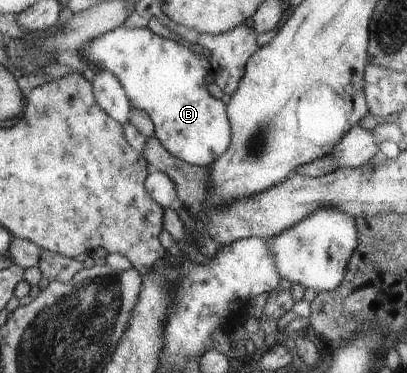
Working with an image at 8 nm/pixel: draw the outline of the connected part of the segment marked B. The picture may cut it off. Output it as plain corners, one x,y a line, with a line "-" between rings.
121,24
103,35
97,36
80,49
83,61
96,70
109,70
116,75
126,91
129,103
135,110
145,110
154,123
154,136
161,140
171,155
187,163
209,167
225,153
232,139
228,111
223,102
217,101
207,91
207,67
197,63
200,55
175,40
155,34
150,28
128,28

